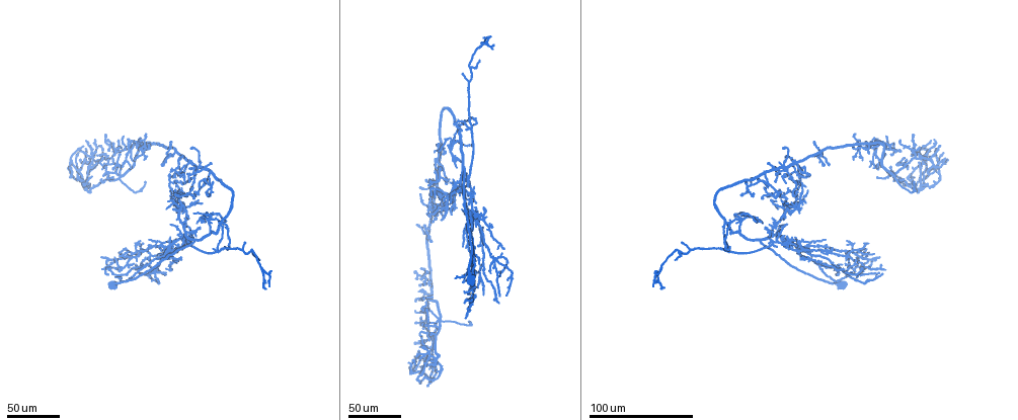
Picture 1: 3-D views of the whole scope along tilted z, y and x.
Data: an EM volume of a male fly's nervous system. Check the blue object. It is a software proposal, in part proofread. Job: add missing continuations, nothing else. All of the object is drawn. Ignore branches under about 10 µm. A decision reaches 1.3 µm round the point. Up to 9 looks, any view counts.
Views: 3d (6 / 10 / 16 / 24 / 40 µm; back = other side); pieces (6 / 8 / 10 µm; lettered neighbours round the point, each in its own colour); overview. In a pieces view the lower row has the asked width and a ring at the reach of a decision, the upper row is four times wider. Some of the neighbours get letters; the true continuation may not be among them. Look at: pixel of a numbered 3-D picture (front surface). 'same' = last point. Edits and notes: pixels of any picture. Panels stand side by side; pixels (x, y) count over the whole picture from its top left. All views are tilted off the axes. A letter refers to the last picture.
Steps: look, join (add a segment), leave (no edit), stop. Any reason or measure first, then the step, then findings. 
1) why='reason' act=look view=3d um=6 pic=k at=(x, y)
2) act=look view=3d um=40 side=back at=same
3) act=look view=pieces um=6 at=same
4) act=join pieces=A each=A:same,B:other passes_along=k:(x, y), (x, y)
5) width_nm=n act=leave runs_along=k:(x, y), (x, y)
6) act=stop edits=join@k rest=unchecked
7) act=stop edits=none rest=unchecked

why='free end' act=look view=3d um=24 pic=1 at=(148, 241)

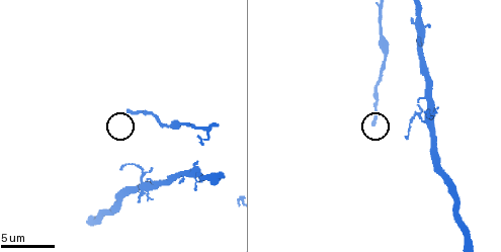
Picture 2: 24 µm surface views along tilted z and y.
act=look view=pieces um=8 pic=2 at=(128, 112)

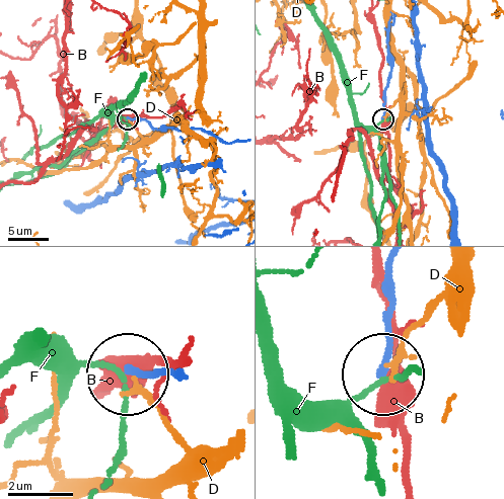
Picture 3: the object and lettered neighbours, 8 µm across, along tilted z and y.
width_nm=210 act=leave each=B:other,D:other,F:other runs_along=3:(172, 377), (128, 370) found='none of them fits'

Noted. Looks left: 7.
why='branch stops here' act=look view=3d um=24 pic=1 at=(464, 282)

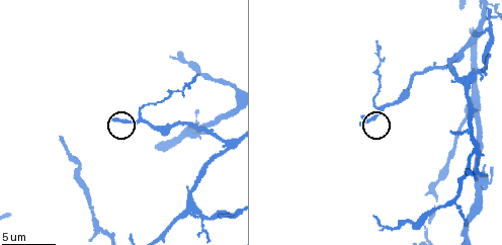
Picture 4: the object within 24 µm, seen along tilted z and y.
why='zoom in' act=look view=3d um=6 pic=4 at=(359, 122)

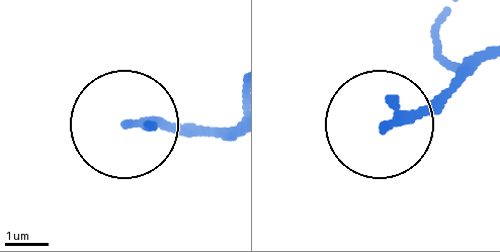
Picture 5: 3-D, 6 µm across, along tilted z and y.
why='see the neighbours' act=look view=pieces um=8 pic=5 at=(132, 123)

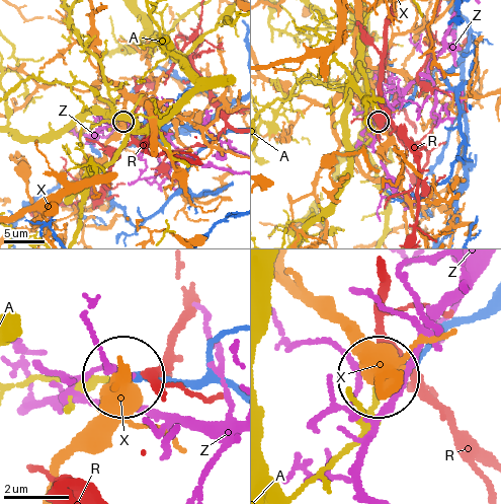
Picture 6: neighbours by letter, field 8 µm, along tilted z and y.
width_nm=240 act=leave each=A:other,R:other,X:other,Z:other found='no lettered segment goes on from it'

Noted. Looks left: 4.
why='an open end' act=look view=3d um=24 pic=1 at=(833, 248)

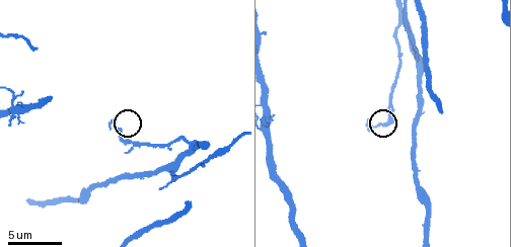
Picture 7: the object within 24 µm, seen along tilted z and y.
act=look view=pieces um=6 pic=7 at=(368, 122)

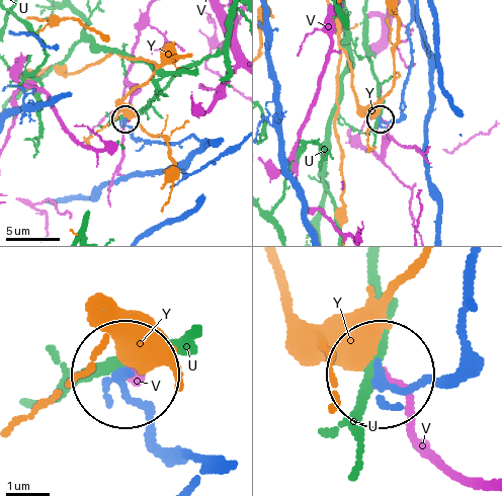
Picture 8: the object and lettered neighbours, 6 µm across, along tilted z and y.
act=leave each=U:other,V:other,Y:other runs_along=8:(472, 268), (461, 366), (408, 385), (383, 382) found='no lettered segment goes on from it'

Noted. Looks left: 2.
why='thin end' act=look view=3d um=40 pic=1 at=(453, 126)

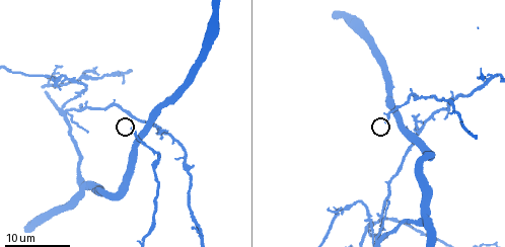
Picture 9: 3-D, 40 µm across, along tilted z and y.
act=look view=pieces um=6 pic=9 at=(384, 122)

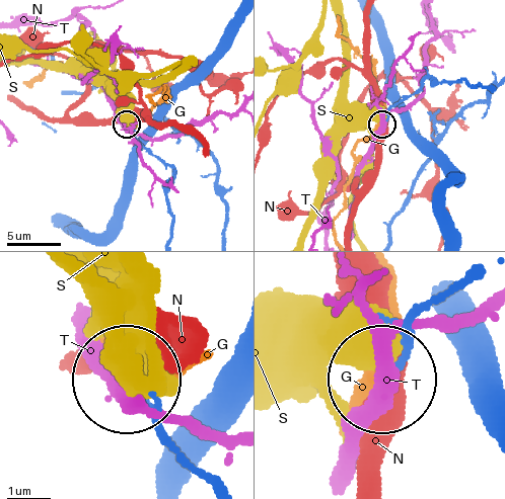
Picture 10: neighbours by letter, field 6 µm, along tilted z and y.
act=leave each=G:other,N:other,S:other,T:other runs_along=10:(487, 88), (428, 77), (383, 122) found='no lettered segment goes on from it'

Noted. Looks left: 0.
act=stop edits=none rest=unchecked

